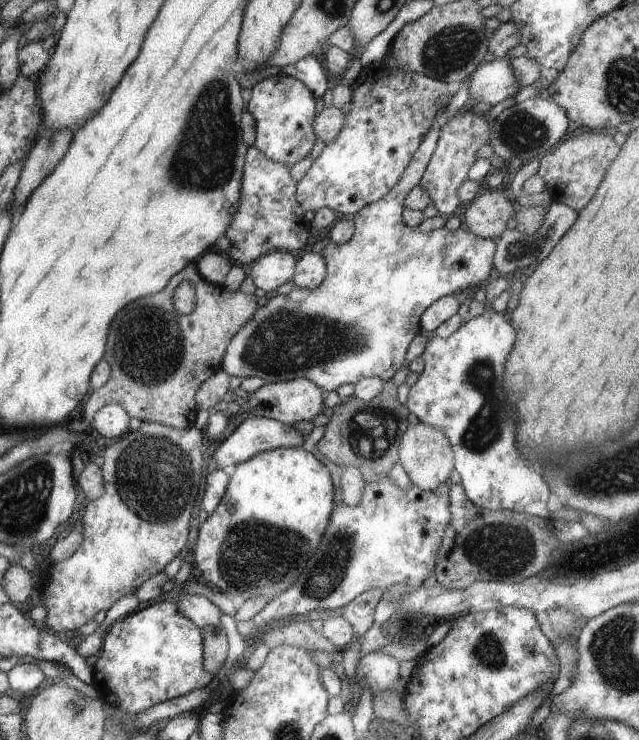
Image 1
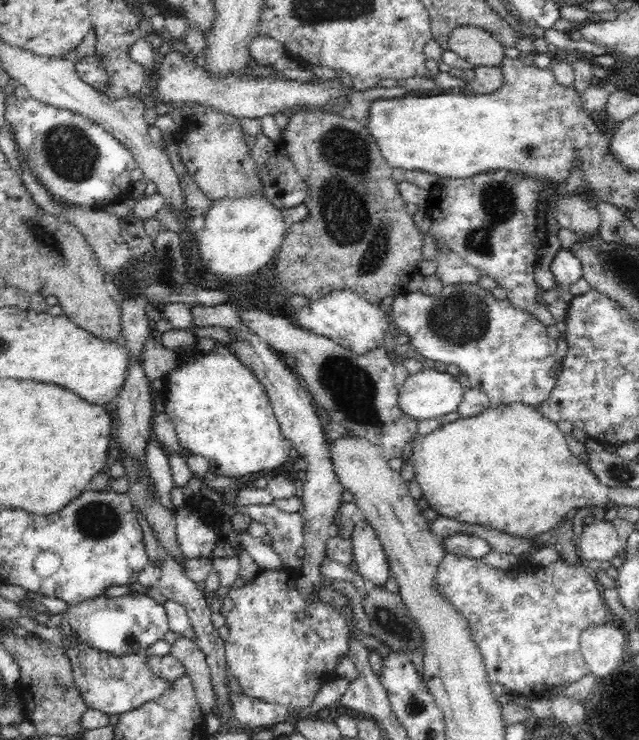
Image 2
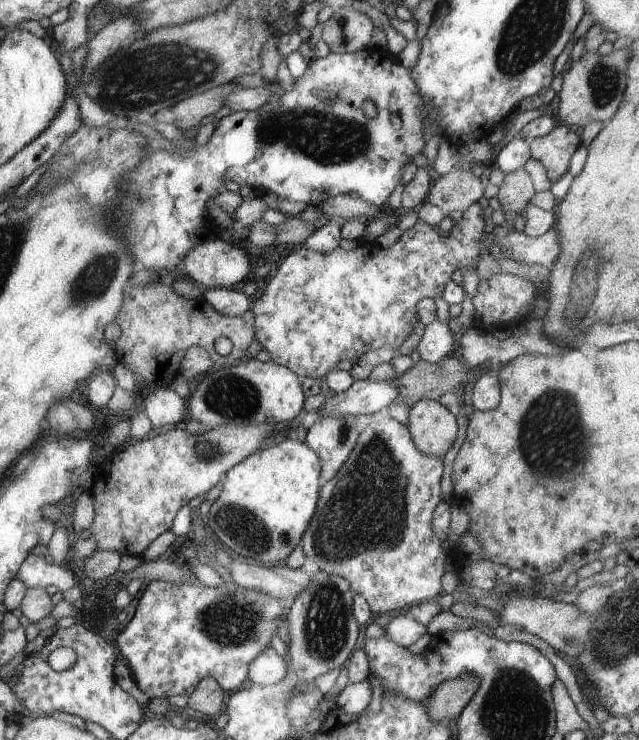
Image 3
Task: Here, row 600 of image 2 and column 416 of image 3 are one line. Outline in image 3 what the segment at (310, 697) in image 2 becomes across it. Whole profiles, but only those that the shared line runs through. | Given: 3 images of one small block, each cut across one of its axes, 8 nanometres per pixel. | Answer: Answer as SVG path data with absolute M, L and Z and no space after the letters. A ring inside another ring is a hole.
M474 203L468 211L463 212L462 218L454 222L453 227L447 233L446 236L440 236L436 232L434 225L430 225L424 221L419 220L412 228L403 232L400 240L394 243L388 248L382 248L381 245L373 244L372 242L362 242L355 250L345 250L344 248L335 248L331 253L319 253L308 249L306 246L300 246L293 251L285 260L278 266L278 269L274 271L261 285L263 294L254 300L254 306L252 310L256 316L256 339L262 345L264 350L270 353L271 361L276 364L288 367L293 370L301 378L312 377L313 379L322 380L330 371L334 371L337 368L338 362L341 360L350 360L353 363L358 361L358 358L370 350L376 350L381 346L392 346L393 352L398 354L398 348L402 346L402 342L412 334L412 328L414 328L414 306L420 303L422 299L431 298L436 299L437 297L443 296L447 284L451 280L452 273L455 270L467 268L476 268L476 263L479 260L482 252L489 252L490 248L495 245L501 249L501 254L506 258L518 261L519 263L526 263L527 265L546 265L551 267L553 262L561 254L561 243L558 238L555 228L550 229L546 234L539 237L531 237L530 235L516 231L516 229L510 230L507 224L500 222L496 225L492 232L488 234L484 227L483 210L478 203Z

